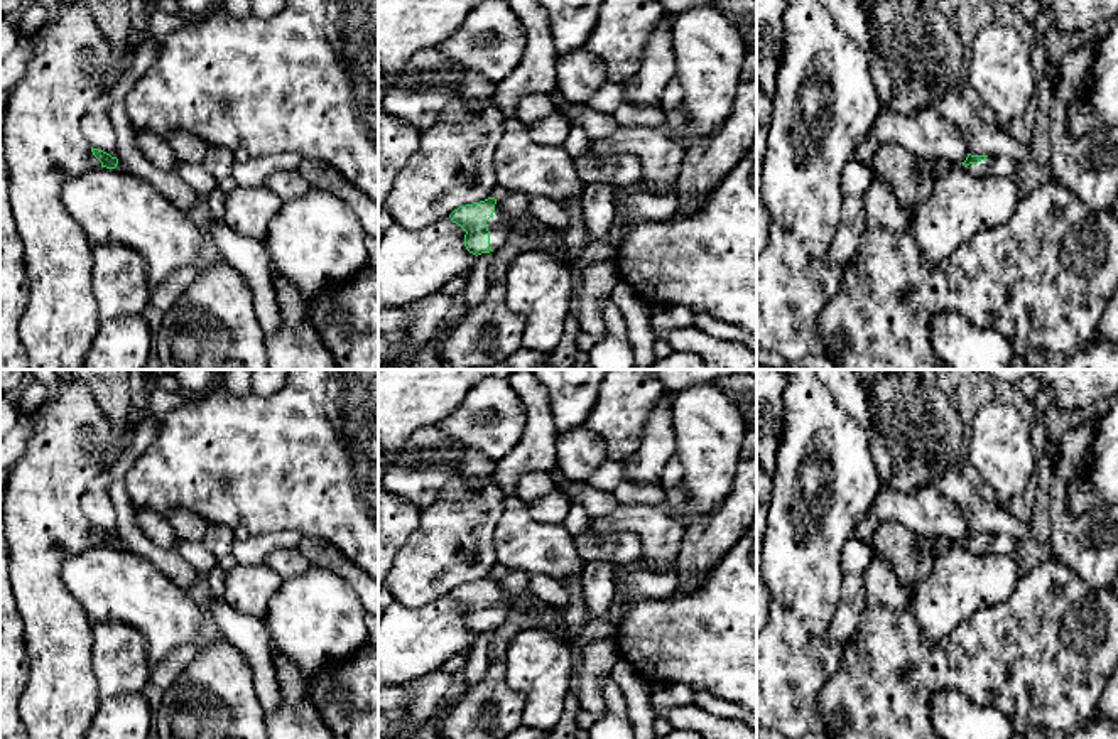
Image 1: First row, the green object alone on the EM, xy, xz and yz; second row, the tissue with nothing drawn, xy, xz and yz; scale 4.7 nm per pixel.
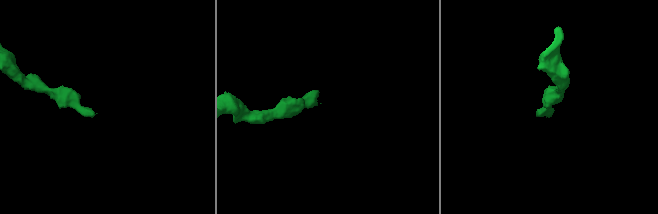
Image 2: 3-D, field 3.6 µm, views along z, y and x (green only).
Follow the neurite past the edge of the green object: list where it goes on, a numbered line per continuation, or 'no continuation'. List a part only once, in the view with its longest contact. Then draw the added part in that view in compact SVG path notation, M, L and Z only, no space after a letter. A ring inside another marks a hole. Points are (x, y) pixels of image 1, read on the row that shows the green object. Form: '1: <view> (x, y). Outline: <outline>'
1: xz (500, 228). Outline: M497 201L495 213L486 221L486 228L490 231L490 246L491 246L491 250L497 250L508 241L508 236L512 233L515 233L515 231L529 233L530 219L525 218L517 223L508 221Z

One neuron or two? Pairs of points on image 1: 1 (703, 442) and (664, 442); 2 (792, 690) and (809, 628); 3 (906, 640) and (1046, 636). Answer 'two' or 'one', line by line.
1: two
2: one
3: one

